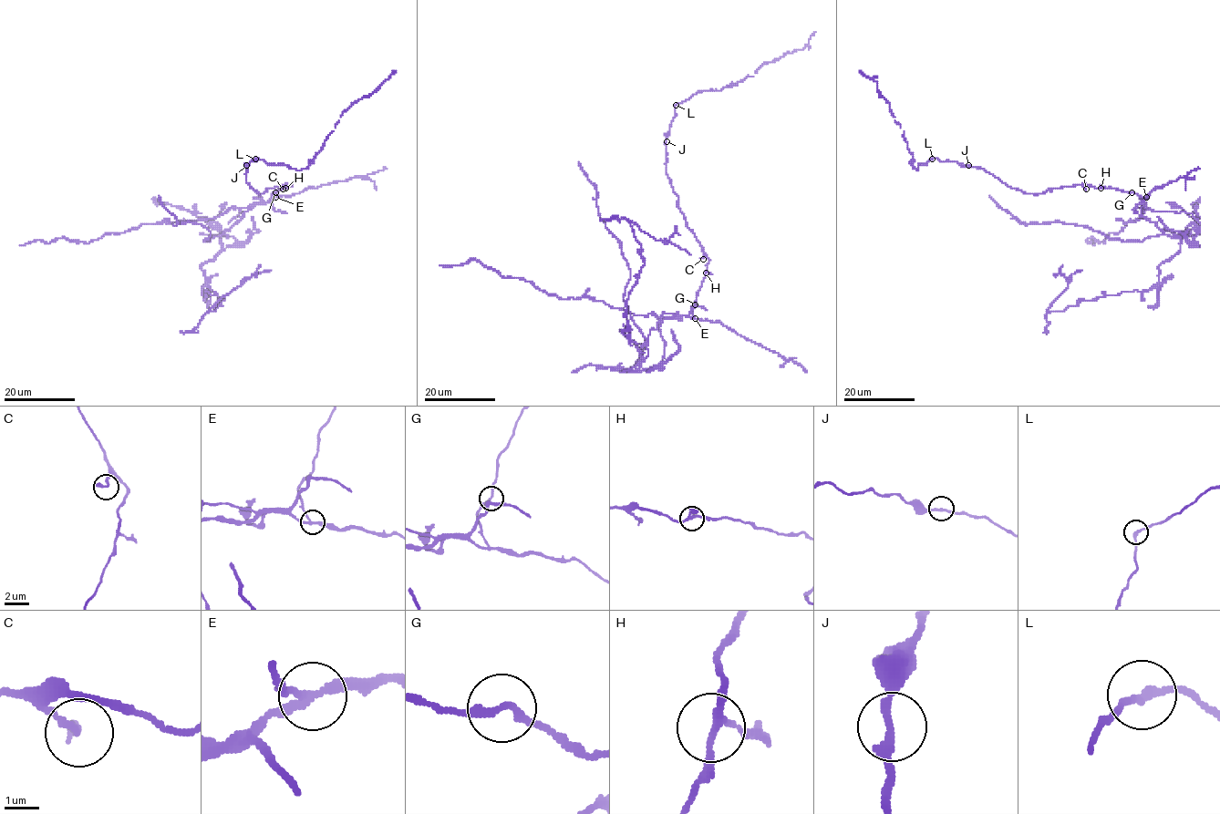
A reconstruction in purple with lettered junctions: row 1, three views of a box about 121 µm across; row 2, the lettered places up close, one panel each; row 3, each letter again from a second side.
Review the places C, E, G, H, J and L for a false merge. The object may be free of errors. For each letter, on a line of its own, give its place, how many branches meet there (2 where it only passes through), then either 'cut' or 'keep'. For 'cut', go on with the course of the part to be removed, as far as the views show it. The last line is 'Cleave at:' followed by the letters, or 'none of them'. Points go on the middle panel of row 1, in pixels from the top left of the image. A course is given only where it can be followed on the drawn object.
C: (703, 259) | 1 | keep
E: (695, 318) | 3 | cut | (695, 318), (663, 314), (633, 367), (647, 355), (624, 301), (628, 263), (578, 161)
G: (695, 304) | 2 | keep
H: (706, 273) | 3 | keep
J: (666, 141) | 2 | keep
L: (676, 105) | 2 | keep
Cleave at: E

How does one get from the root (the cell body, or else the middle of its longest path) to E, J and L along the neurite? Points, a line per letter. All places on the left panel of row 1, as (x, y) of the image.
E: (284, 188), (272, 194), (275, 198)
J: (284, 188), (289, 185), (266, 189), (263, 194), (257, 194), (246, 181), (246, 165)
L: (284, 188), (289, 185), (257, 194), (247, 183), (245, 174), (246, 166), (255, 159)

